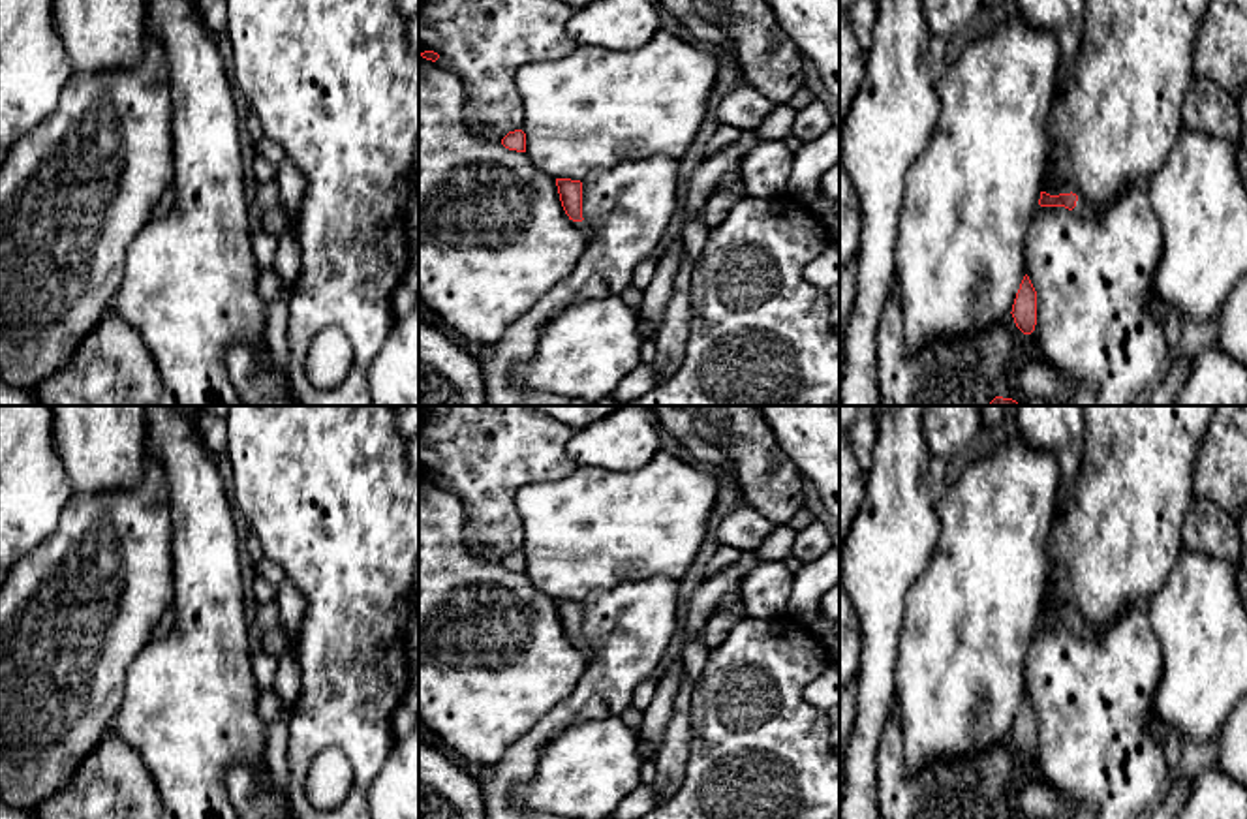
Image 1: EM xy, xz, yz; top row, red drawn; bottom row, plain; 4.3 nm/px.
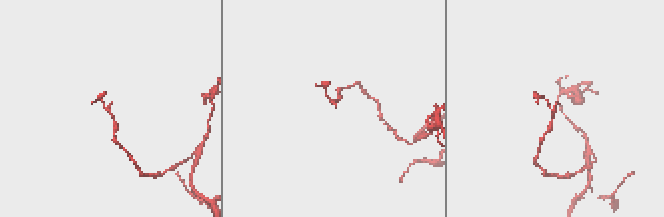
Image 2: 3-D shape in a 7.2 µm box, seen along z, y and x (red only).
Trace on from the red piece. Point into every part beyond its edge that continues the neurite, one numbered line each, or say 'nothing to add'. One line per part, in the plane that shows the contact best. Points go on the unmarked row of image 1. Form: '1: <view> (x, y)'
1: yz (1082, 628)

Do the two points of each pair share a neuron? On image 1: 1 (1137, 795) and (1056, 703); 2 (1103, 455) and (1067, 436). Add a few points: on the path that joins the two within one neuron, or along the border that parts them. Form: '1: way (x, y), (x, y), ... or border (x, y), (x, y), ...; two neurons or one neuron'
1: way (1114, 774), (1095, 752), (1092, 739), (1078, 726); one neuron
2: border (1084, 425), (1084, 461), (1075, 487); two neurons

